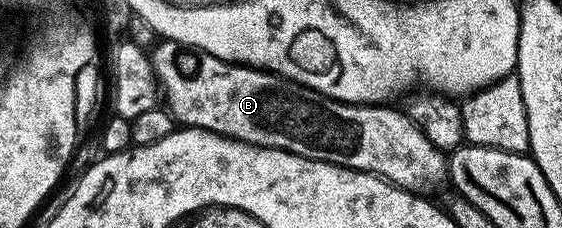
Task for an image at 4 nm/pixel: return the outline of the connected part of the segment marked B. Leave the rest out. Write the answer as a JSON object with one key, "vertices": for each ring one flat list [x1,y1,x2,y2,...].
{"vertices":[[167,39,161,40,159,44,151,50,152,72,155,73,159,88,162,90,162,97,166,102,166,108,181,126,190,129,205,129,211,133,217,133,222,137,228,137,230,140,241,141,246,145,257,145,263,149,281,149,290,151,294,155,302,155,306,159,315,161,325,161,331,165,341,165,347,169,356,169,359,173,374,173,378,177,391,181,392,184,400,186,401,189,409,191,420,191,423,185,432,185,439,177,443,178,446,173,446,157,430,139,414,124,408,117,407,112,396,109,388,109,387,104,377,103,374,105,347,105,345,101,336,101,332,97,324,97,318,91,314,91,305,85,299,85,288,77,282,77,278,73,270,73,266,69,256,69,253,65,238,65,235,61,223,61,217,57,202,55,198,49,190,49,186,45,179,45,177,41]]}

